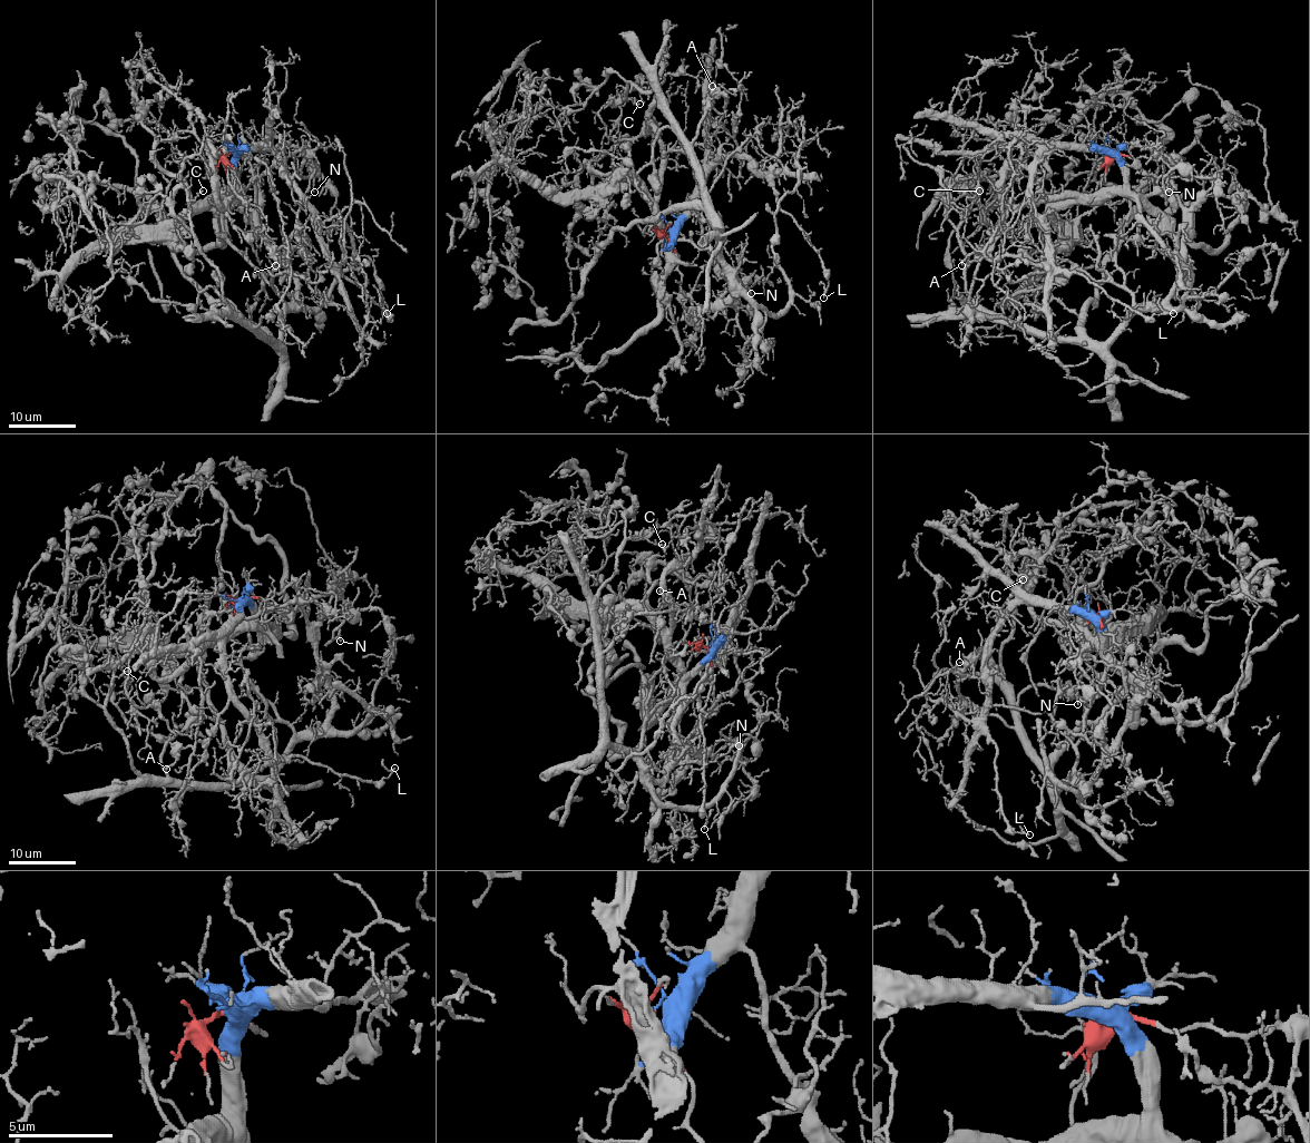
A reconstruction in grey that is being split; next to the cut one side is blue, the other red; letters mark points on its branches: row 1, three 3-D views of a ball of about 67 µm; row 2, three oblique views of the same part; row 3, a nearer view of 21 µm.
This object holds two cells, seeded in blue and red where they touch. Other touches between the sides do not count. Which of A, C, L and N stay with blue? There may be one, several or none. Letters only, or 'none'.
L, N

